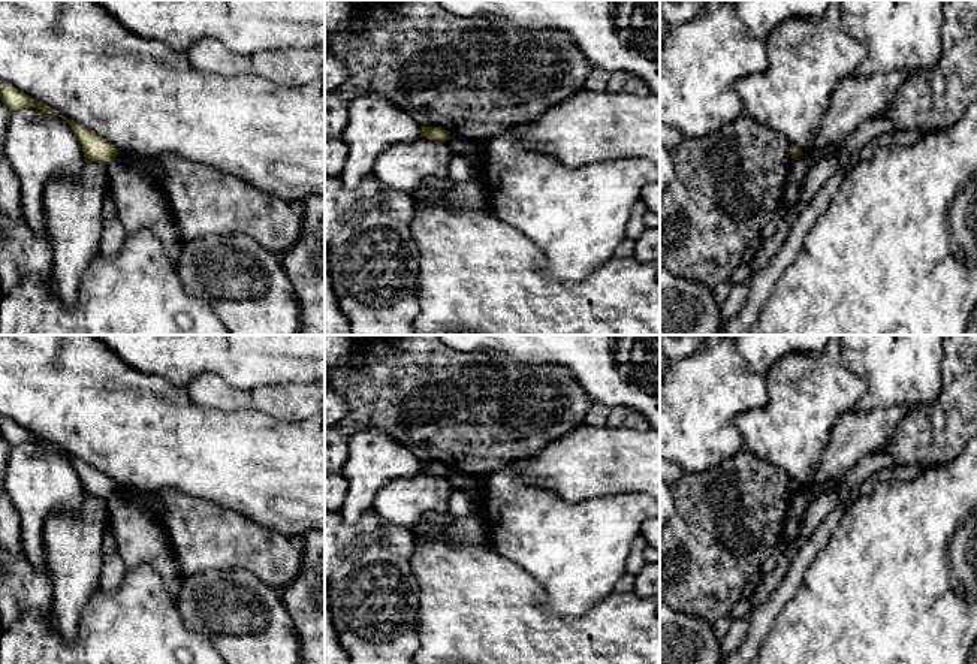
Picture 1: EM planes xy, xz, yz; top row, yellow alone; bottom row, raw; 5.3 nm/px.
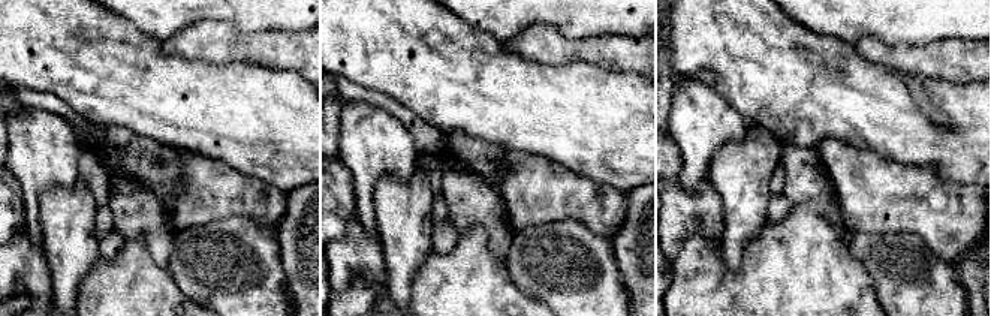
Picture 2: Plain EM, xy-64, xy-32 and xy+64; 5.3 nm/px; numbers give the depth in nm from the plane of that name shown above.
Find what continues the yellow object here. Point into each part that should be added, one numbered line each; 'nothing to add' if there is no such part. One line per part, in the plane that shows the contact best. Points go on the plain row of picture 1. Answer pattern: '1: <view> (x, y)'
nothing to add

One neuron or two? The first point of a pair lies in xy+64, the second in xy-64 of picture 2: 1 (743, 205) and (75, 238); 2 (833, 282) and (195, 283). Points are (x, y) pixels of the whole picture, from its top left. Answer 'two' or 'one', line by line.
1: one
2: two

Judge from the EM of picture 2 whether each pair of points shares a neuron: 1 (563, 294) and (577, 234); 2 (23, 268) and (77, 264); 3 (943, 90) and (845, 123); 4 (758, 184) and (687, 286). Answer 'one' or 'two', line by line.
1: one
2: two
3: one
4: two

